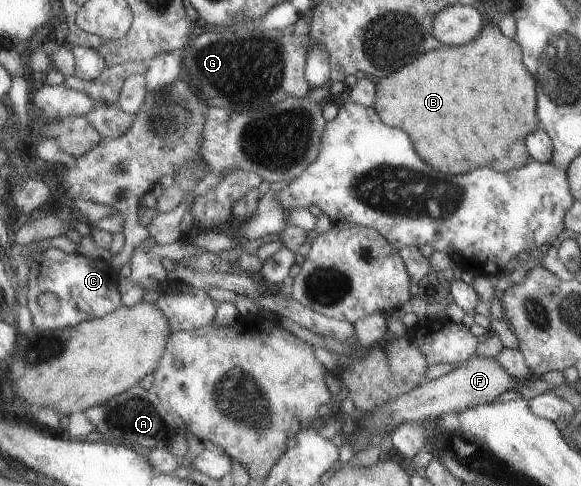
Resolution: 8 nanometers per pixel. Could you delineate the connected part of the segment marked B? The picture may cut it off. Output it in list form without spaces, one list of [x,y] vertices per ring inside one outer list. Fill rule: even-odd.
[[[486,23],[482,30],[463,46],[441,46],[441,50],[431,50],[429,54],[421,54],[420,57],[404,65],[401,69],[389,74],[389,77],[378,80],[377,97],[374,110],[380,115],[381,121],[392,128],[405,130],[409,138],[413,138],[413,146],[417,146],[417,154],[433,166],[433,170],[441,170],[443,174],[463,174],[477,166],[489,166],[496,172],[503,173],[524,166],[528,161],[524,141],[538,127],[535,108],[535,84],[533,78],[527,74],[527,70],[521,64],[521,52],[519,46],[509,38],[502,36],[496,26]]]

